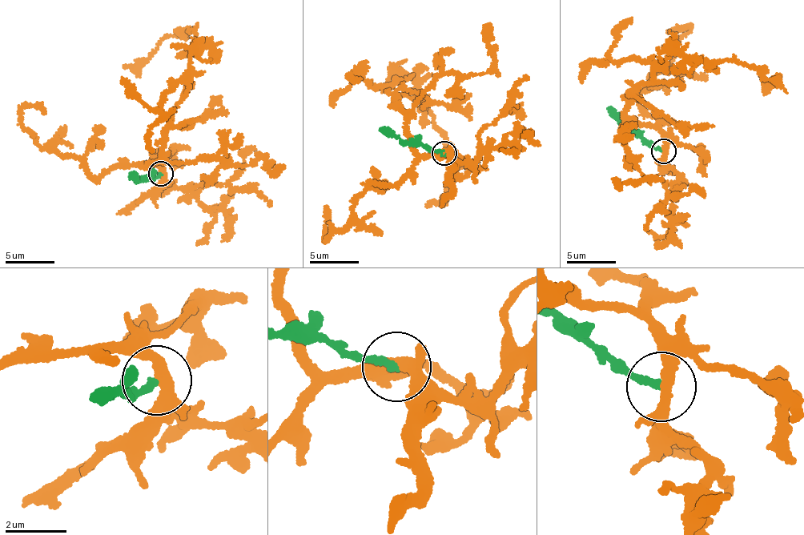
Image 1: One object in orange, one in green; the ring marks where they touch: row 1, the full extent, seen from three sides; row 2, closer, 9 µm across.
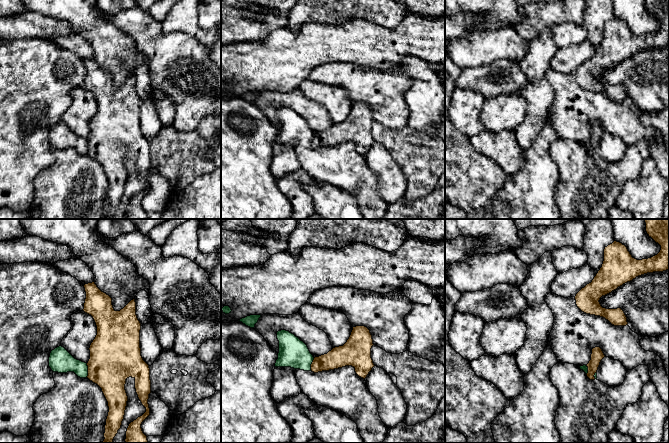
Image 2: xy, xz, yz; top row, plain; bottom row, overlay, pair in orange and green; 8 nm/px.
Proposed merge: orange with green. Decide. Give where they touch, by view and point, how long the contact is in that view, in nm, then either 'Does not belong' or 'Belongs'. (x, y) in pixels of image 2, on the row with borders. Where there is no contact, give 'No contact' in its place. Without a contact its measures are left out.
Touches orange at xy (88, 370). Shared border 120 nm. Does not belong

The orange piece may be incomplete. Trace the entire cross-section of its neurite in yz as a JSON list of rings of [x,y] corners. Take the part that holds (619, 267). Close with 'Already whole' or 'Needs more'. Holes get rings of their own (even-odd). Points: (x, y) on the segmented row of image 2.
[[[645,219],[645,223],[649,237],[661,246],[660,252],[651,258],[637,260],[620,242],[614,241],[605,247],[602,267],[592,282],[575,296],[576,305],[582,312],[603,317],[614,326],[626,326],[624,311],[603,308],[600,298],[638,276],[669,269],[669,219]]]. Already whole

